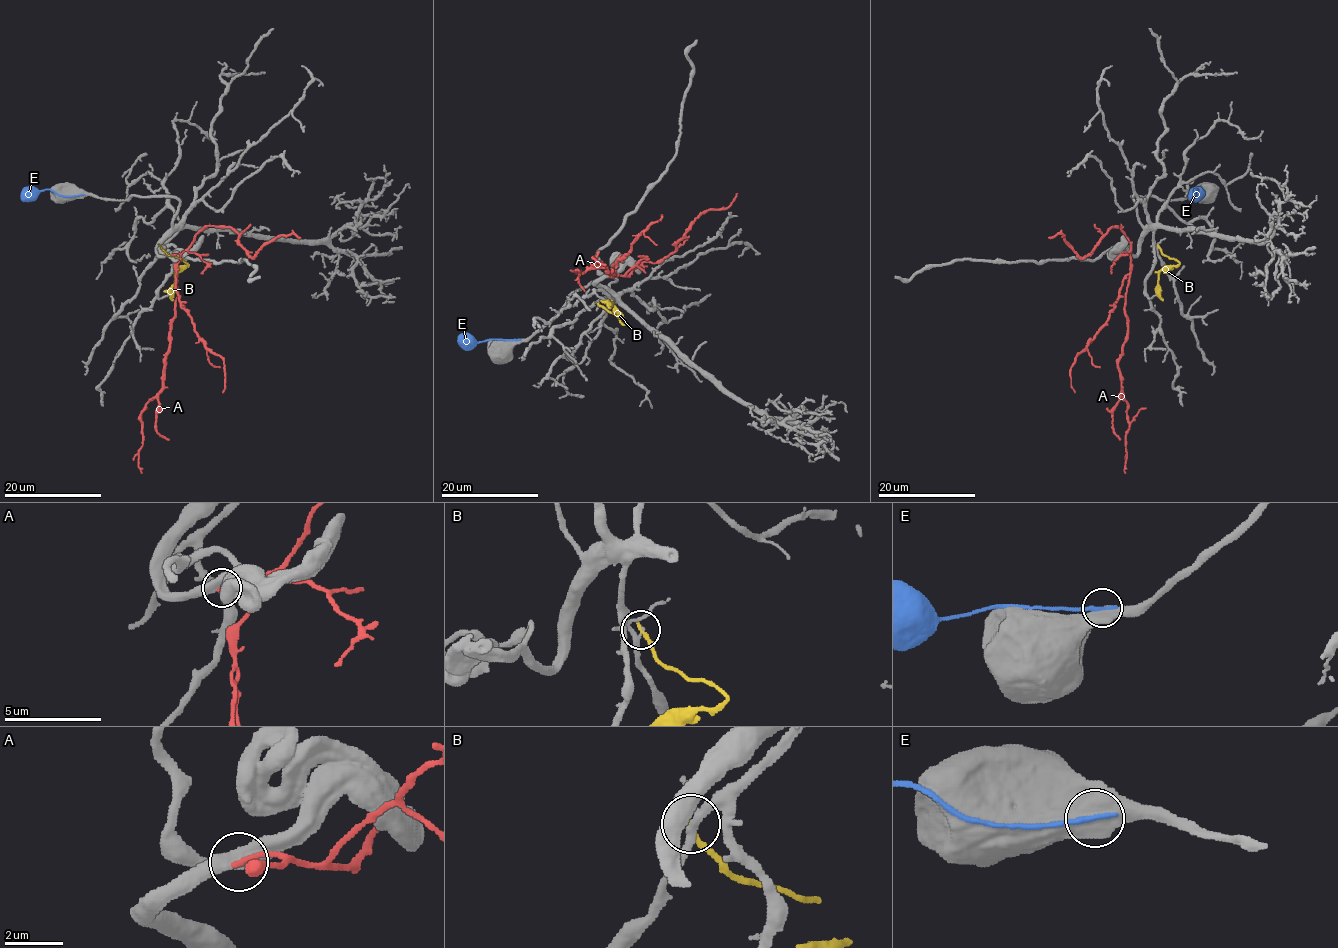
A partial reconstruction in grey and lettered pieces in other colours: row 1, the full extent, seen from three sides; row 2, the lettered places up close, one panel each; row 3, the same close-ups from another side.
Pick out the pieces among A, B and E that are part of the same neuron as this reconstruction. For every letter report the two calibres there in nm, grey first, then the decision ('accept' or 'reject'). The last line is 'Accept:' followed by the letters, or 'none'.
A: 460/180 nm | accept
B: 150/200 nm | reject
E: 550/240 nm | reject
Accept: A

